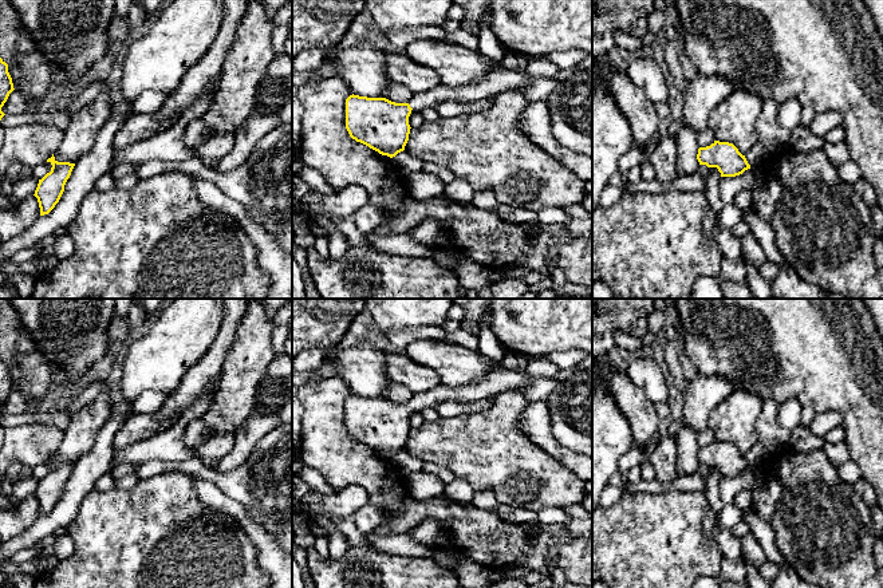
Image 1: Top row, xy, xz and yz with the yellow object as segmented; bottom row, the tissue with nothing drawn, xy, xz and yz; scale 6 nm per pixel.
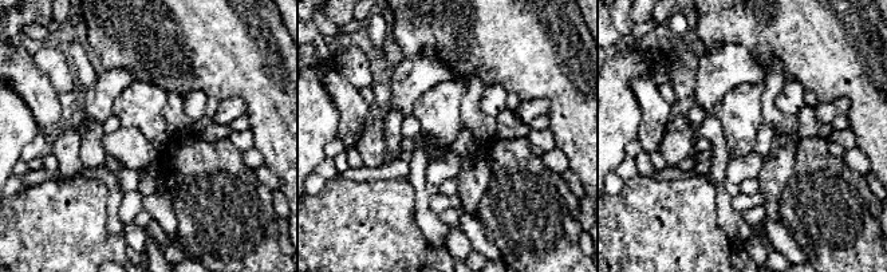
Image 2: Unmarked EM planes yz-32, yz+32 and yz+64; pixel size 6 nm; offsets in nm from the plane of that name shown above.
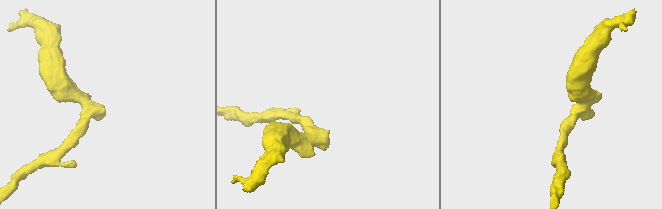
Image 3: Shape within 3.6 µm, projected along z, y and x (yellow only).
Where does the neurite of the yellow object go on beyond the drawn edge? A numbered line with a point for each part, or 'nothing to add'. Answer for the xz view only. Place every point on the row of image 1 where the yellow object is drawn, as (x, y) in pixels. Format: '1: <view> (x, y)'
1: xz (501, 79)

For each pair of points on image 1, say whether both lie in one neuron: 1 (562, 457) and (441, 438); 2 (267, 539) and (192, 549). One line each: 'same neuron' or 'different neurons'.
1: different neurons
2: different neurons

